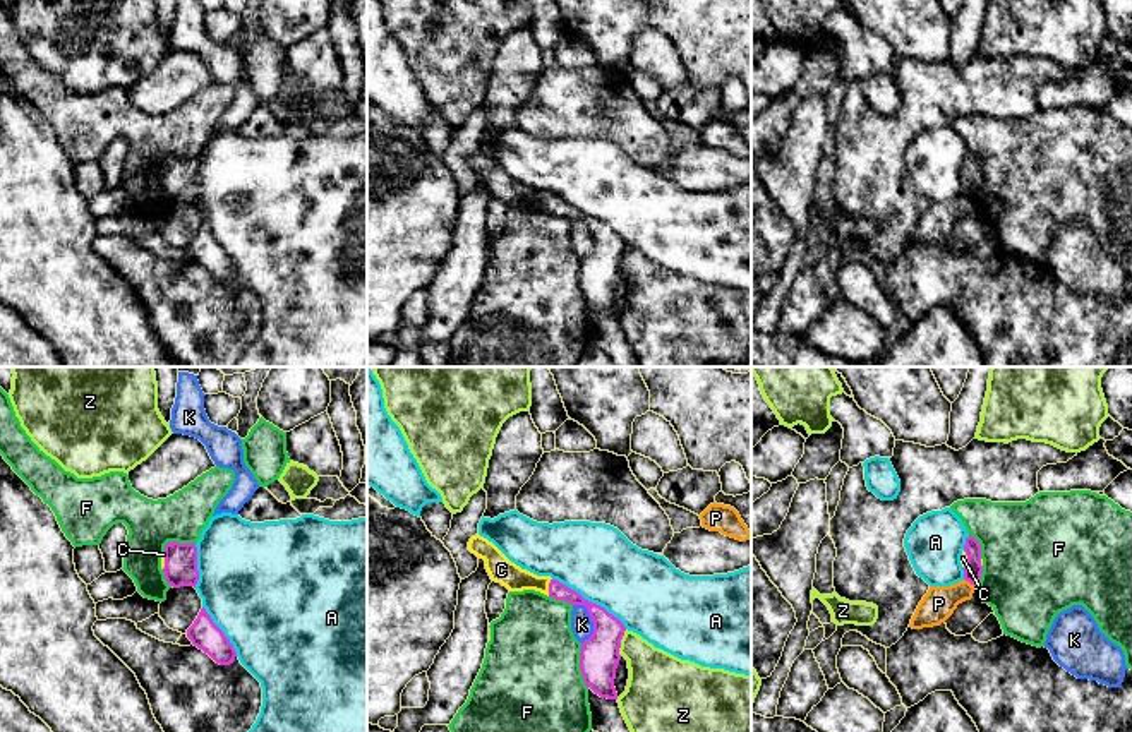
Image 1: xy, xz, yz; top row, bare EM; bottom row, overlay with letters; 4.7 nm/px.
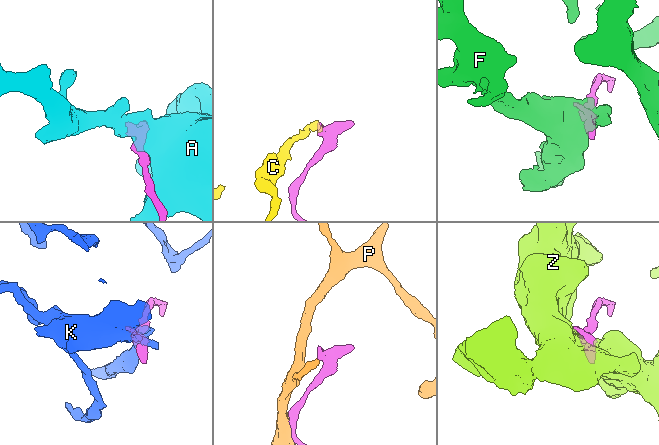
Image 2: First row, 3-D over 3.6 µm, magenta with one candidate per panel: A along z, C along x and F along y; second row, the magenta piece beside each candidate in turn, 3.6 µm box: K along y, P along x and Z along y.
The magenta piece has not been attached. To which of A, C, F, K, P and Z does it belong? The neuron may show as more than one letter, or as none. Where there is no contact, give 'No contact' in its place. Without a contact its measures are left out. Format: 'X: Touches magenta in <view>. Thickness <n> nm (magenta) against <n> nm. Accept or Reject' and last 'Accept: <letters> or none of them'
A: Touches magenta in xz. Thickness 180 nm (magenta) against 360 nm. Reject
C: Touches magenta in xz. Thickness 80 nm (magenta) against 120 nm. Accept
F: Touches magenta in xz. Thickness 190 nm (magenta) against 480 nm. Reject
K: Touches magenta in xz. Thickness 190 nm (magenta) against 110 nm. Reject
P: Touches magenta in yz. Thickness 90 nm (magenta) against 160 nm. Reject
Z: Touches magenta in xz. Thickness 190 nm (magenta) against 280 nm. Reject
Accept: C

